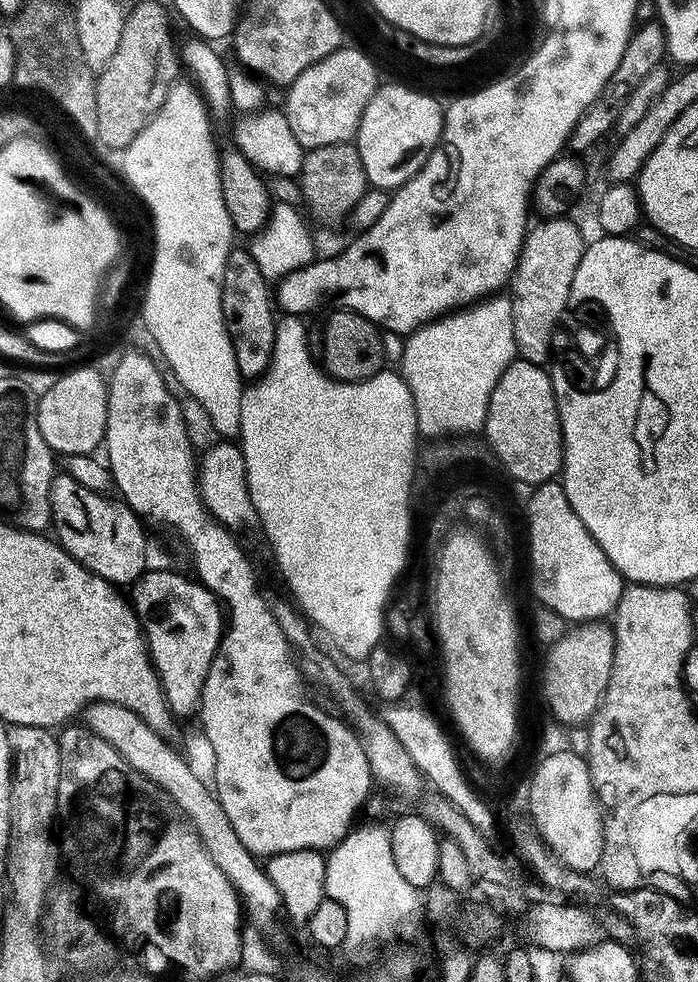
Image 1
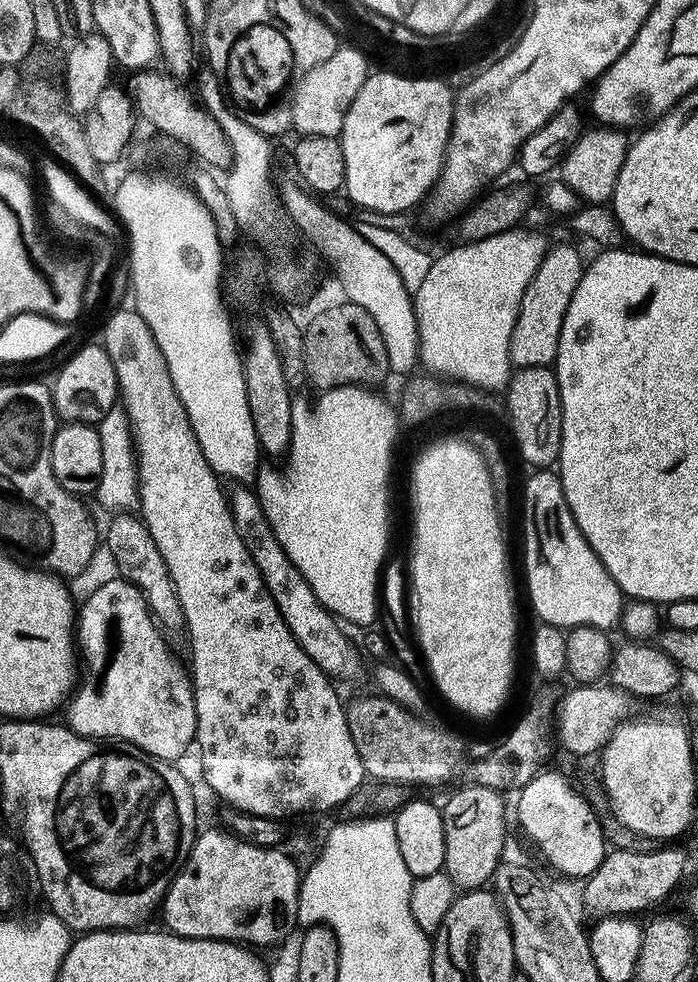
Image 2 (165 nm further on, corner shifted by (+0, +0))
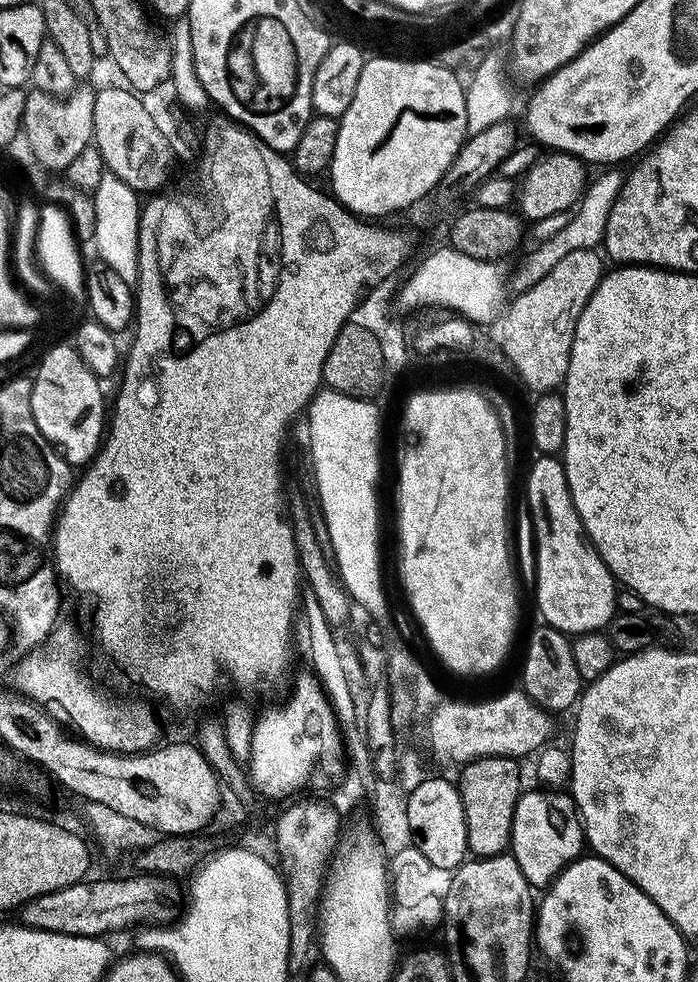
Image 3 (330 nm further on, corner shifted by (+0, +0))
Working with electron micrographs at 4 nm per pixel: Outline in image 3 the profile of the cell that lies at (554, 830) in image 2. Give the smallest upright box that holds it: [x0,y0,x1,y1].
[510,790,586,890]

